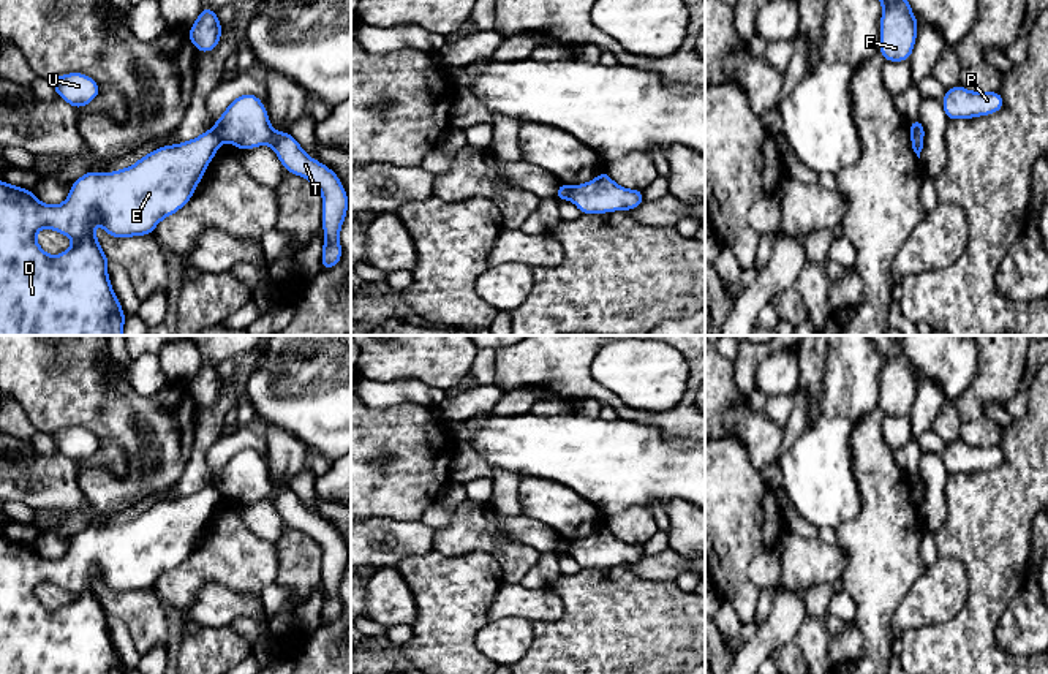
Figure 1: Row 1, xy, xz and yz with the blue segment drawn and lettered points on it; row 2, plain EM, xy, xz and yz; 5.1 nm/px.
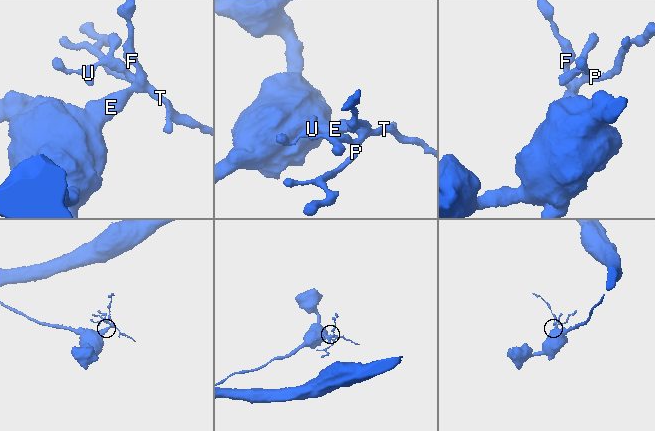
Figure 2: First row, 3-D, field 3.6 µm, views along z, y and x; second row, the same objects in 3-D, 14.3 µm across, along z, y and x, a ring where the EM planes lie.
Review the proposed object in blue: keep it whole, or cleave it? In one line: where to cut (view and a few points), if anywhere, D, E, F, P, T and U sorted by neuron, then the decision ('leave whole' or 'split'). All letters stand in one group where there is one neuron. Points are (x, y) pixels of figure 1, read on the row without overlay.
xy (212, 483), (222, 496) | D E / F P T U | split

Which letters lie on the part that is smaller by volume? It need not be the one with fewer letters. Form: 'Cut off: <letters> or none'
Cut off: F, P, T, U

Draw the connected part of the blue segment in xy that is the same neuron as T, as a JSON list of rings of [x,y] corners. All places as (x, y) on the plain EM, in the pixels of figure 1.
[[[253,448],[237,451],[221,471],[213,478],[221,497],[229,497],[242,506],[272,500],[285,524],[315,538],[322,549],[324,600],[321,622],[335,622],[341,614],[340,584],[348,566],[348,547],[338,530],[324,517],[313,514],[285,486],[275,486],[270,479],[264,457]]]

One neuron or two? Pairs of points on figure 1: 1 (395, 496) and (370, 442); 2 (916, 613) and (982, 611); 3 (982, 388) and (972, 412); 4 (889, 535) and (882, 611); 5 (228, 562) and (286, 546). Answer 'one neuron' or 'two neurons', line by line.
1: one neuron
2: two neurons
3: one neuron
4: one neuron
5: two neurons

